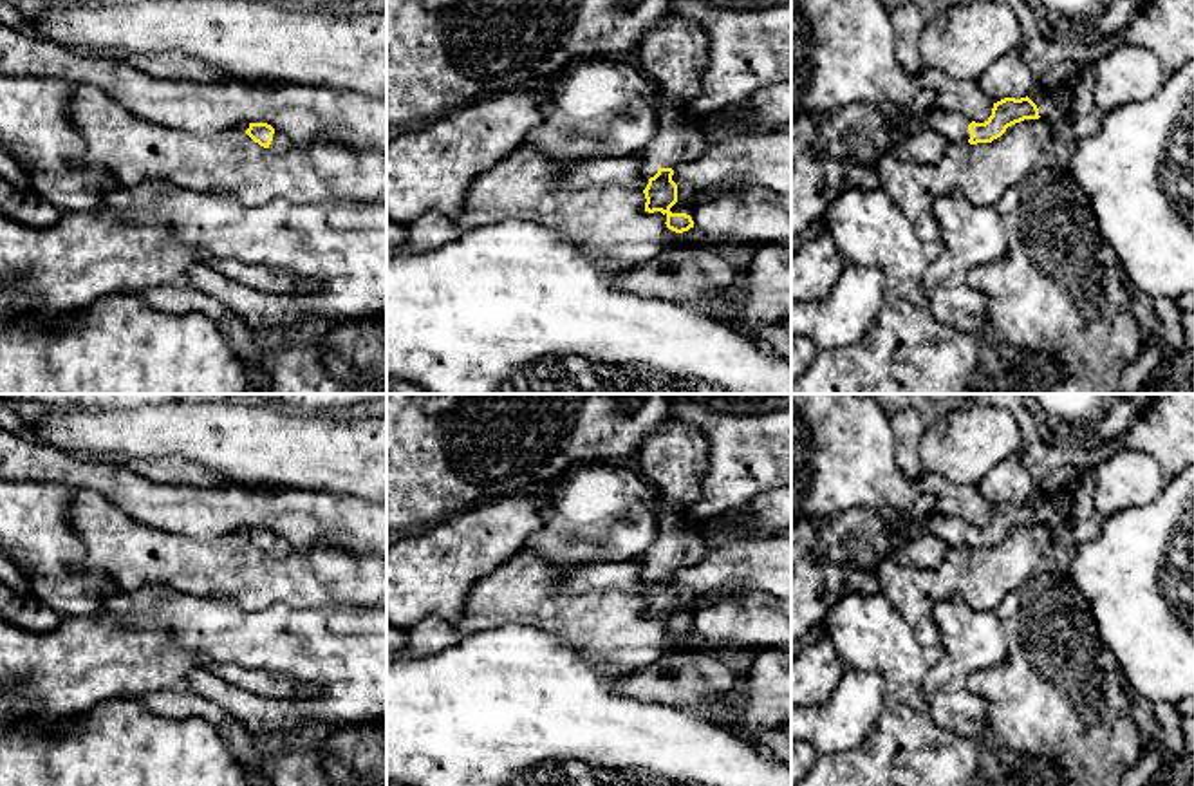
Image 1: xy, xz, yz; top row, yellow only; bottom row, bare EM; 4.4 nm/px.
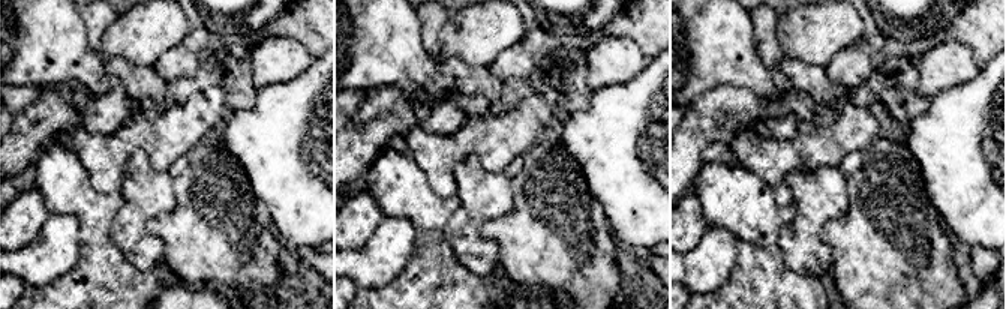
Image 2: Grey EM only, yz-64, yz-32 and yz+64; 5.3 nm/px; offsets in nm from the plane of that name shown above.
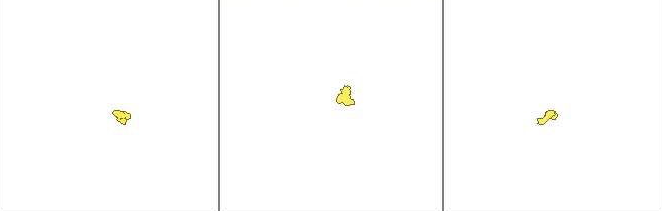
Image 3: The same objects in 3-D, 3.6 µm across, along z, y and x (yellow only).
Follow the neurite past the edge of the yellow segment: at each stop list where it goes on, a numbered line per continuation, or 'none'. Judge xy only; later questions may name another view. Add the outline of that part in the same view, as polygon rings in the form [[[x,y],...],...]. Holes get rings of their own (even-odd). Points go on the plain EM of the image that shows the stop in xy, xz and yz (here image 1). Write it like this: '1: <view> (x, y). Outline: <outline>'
1: xy (280, 548). Outline: [[[275,535],[269,557],[285,558],[291,551],[293,551],[291,544],[285,538]]]

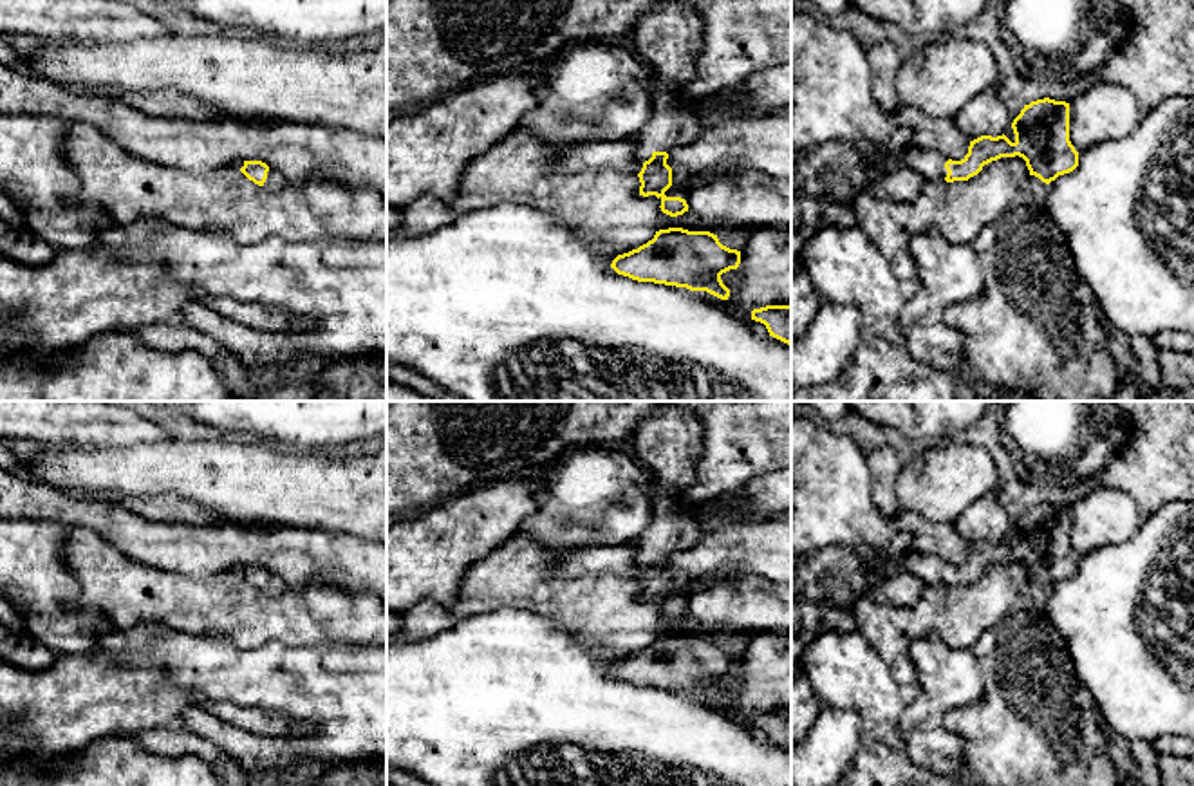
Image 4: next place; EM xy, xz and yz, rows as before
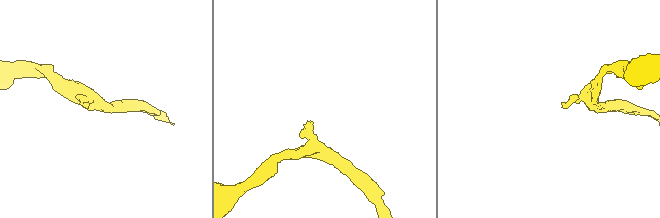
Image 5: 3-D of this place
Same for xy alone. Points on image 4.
1: xy (275, 586). Outline: [[[269,573],[264,594],[280,596],[285,589],[287,589],[285,582],[280,576]]]

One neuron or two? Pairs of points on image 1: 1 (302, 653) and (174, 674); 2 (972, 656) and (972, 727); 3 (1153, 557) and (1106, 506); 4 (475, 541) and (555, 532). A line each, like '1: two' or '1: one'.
1: one
2: one
3: two
4: two

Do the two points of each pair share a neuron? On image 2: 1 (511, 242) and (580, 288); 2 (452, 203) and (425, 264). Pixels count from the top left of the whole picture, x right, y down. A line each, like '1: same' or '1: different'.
1: same
2: same

